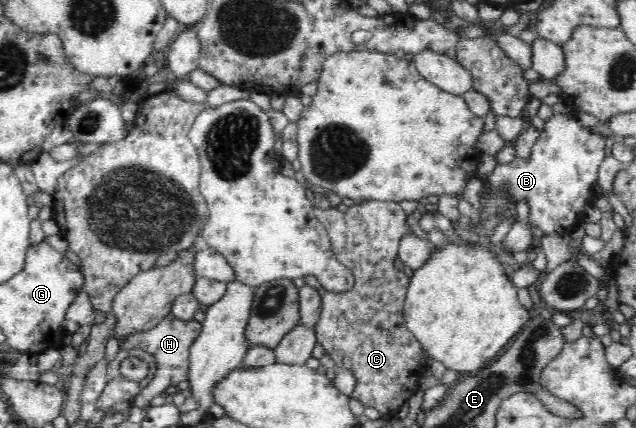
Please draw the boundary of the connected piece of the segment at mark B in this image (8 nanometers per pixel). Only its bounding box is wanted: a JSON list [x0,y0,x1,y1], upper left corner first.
[478,114,605,237]

